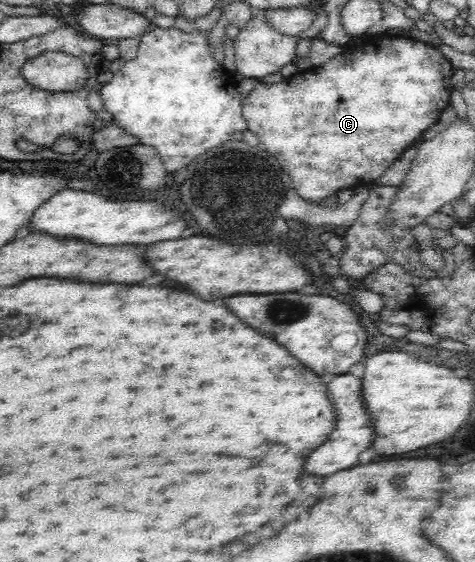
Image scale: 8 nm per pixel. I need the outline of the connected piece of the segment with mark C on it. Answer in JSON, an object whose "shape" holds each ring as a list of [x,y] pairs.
{"shape":[[[386,33],[371,34],[365,37],[365,41],[359,45],[347,44],[343,47],[341,53],[331,57],[325,65],[315,66],[311,69],[298,72],[281,83],[262,84],[255,86],[251,93],[248,93],[247,99],[243,100],[243,117],[246,119],[248,129],[251,130],[259,139],[260,143],[265,145],[265,149],[275,155],[275,159],[283,165],[283,171],[291,177],[293,187],[297,193],[315,203],[320,199],[325,199],[333,191],[339,192],[341,189],[355,188],[358,186],[367,186],[379,179],[389,167],[391,167],[406,150],[412,145],[420,142],[423,131],[433,126],[441,113],[450,105],[449,99],[451,91],[454,89],[451,77],[453,77],[452,63],[437,49],[437,47],[427,43],[413,40],[410,37],[393,37]]]}

